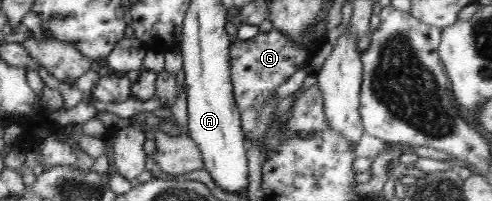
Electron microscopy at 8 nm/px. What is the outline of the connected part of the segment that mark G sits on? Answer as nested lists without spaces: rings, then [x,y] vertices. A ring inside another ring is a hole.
[[[276,29],[260,33],[249,40],[237,40],[231,43],[229,48],[231,86],[242,120],[242,131],[251,139],[251,142],[262,141],[264,148],[261,152],[264,152],[265,160],[268,159],[270,152],[286,139],[284,138],[286,121],[279,124],[273,122],[273,113],[277,106],[277,99],[274,96],[275,88],[288,80],[299,68],[306,68],[312,55],[312,47],[314,45],[309,46],[309,41],[304,44],[304,47],[293,47],[291,39]]]

